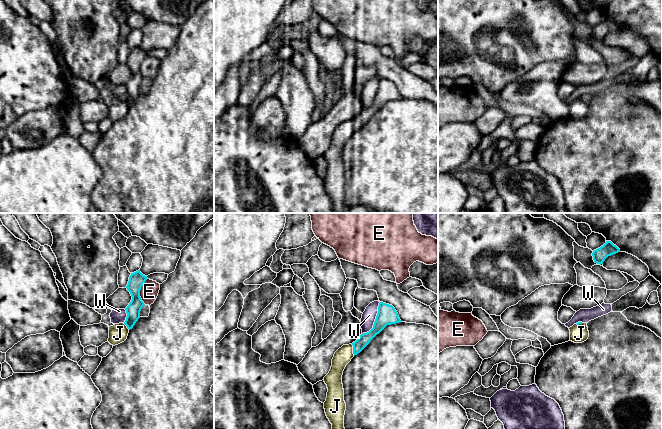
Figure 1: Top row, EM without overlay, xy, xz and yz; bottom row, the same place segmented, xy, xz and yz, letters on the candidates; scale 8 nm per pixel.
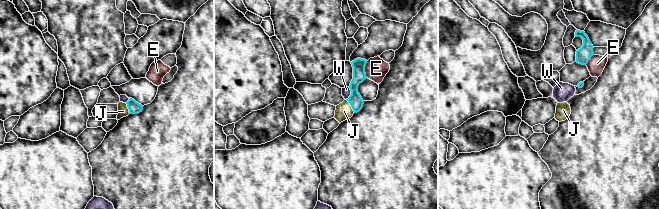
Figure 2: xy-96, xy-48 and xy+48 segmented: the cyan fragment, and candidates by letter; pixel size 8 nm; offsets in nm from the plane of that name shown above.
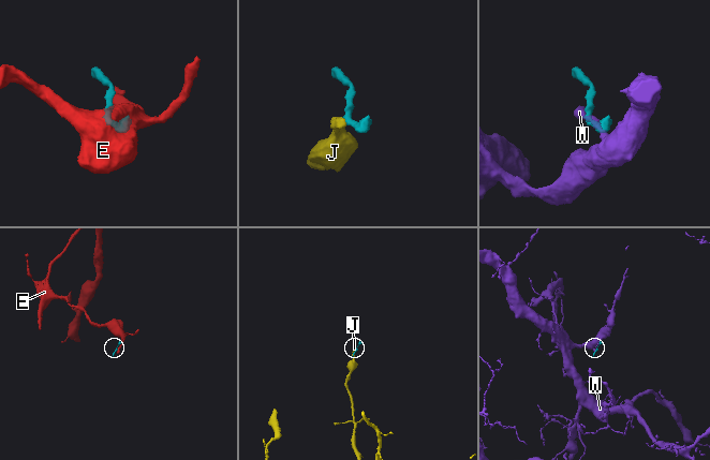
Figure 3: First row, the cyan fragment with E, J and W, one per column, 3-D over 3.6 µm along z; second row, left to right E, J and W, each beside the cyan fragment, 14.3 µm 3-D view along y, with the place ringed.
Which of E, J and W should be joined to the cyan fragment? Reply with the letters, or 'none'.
J

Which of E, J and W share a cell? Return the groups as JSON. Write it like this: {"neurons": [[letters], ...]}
{"neurons": [["E"], ["J"], ["W"]]}

